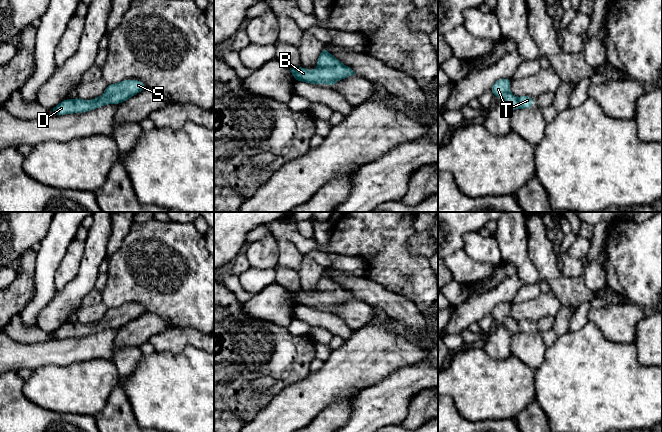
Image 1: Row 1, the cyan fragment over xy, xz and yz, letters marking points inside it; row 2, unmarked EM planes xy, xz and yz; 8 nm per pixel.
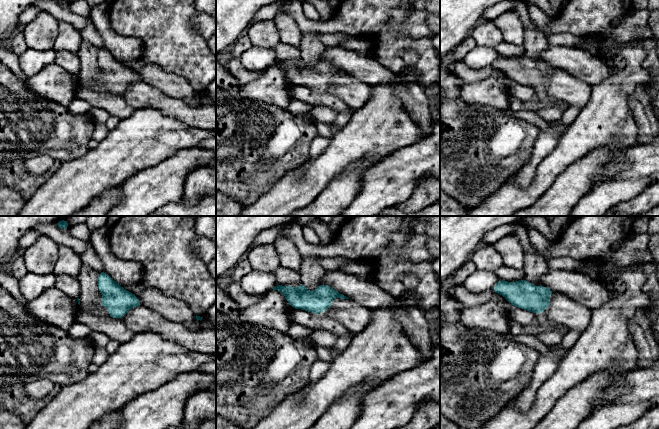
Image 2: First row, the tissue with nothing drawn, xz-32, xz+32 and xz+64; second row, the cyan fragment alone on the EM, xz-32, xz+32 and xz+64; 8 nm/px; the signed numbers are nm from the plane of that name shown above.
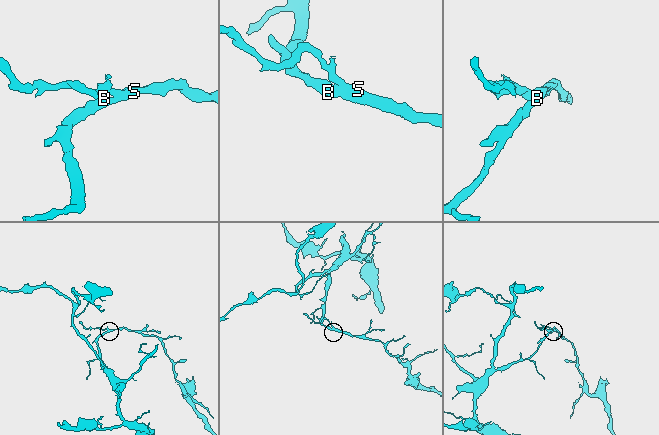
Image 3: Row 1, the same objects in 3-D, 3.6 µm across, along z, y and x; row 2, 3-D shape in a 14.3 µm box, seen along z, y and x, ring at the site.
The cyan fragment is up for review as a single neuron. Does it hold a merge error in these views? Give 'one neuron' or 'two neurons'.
one neuron

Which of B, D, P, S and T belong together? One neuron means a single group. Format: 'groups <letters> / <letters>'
groups B D P S T

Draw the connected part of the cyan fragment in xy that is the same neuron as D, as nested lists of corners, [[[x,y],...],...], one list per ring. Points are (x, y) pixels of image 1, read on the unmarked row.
[[[123,304],[119,307],[109,308],[104,317],[96,323],[81,324],[78,321],[66,323],[50,334],[52,339],[84,337],[107,328],[118,329],[144,313],[146,310],[140,304]]]

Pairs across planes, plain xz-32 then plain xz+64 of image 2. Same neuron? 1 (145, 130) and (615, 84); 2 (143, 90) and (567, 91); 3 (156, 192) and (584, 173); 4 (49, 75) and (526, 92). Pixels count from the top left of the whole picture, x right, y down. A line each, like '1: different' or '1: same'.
1: same
2: same
3: different
4: different

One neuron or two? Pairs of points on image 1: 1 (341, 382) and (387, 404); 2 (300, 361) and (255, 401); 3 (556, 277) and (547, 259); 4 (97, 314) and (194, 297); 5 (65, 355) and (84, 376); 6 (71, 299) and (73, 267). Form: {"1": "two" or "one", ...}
{"1": "two", "2": "one", "3": "one", "4": "two", "5": "two", "6": "two"}

